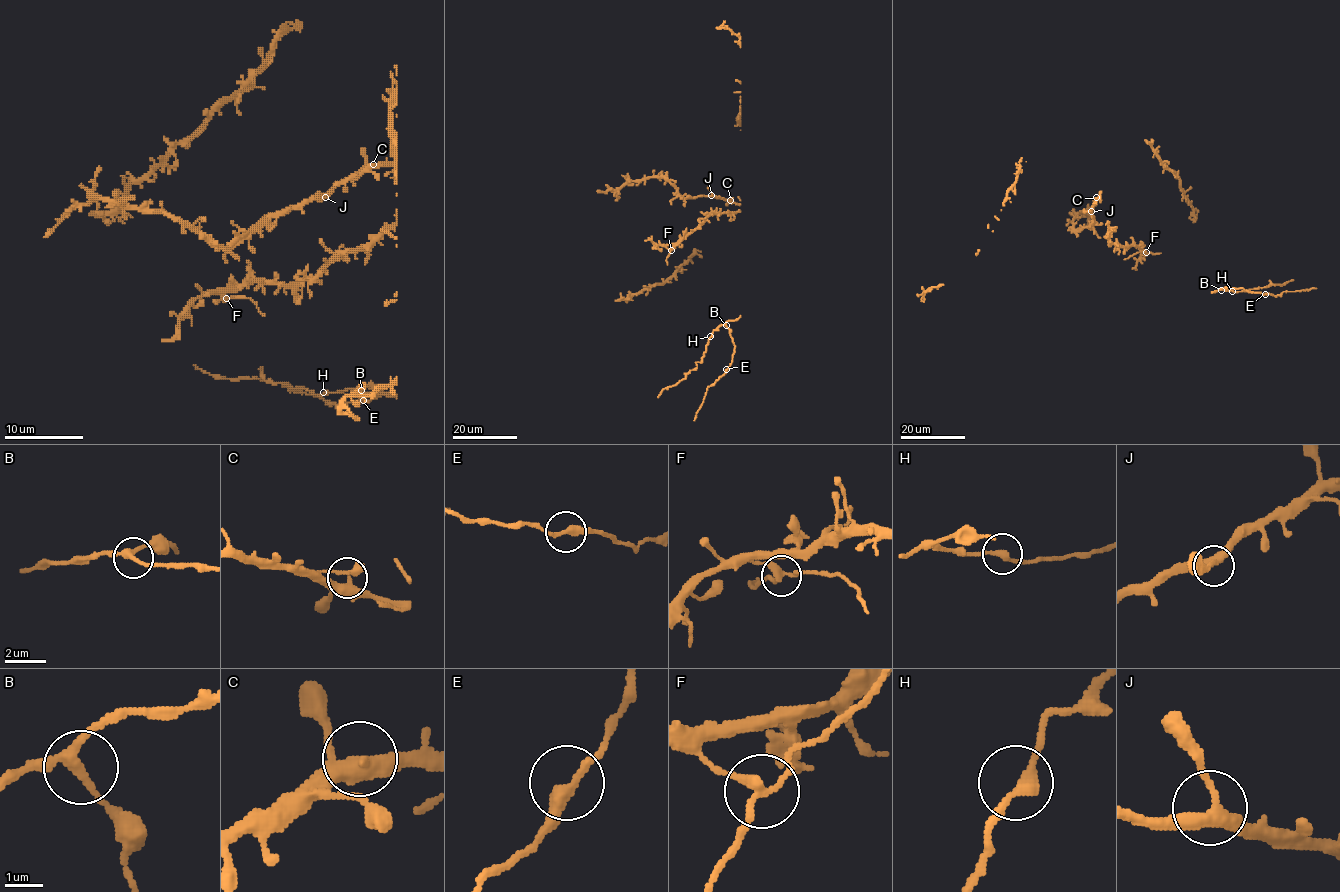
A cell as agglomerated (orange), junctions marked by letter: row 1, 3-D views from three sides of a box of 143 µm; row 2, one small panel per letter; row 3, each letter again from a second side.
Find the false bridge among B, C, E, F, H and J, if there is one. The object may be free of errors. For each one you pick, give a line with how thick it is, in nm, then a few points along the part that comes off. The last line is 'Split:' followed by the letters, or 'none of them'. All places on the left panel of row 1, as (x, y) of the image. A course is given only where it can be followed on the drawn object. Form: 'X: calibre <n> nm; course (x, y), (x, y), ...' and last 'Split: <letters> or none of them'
F: calibre 240 nm; course (227, 298), (249, 298), (264, 316)
Split: F

